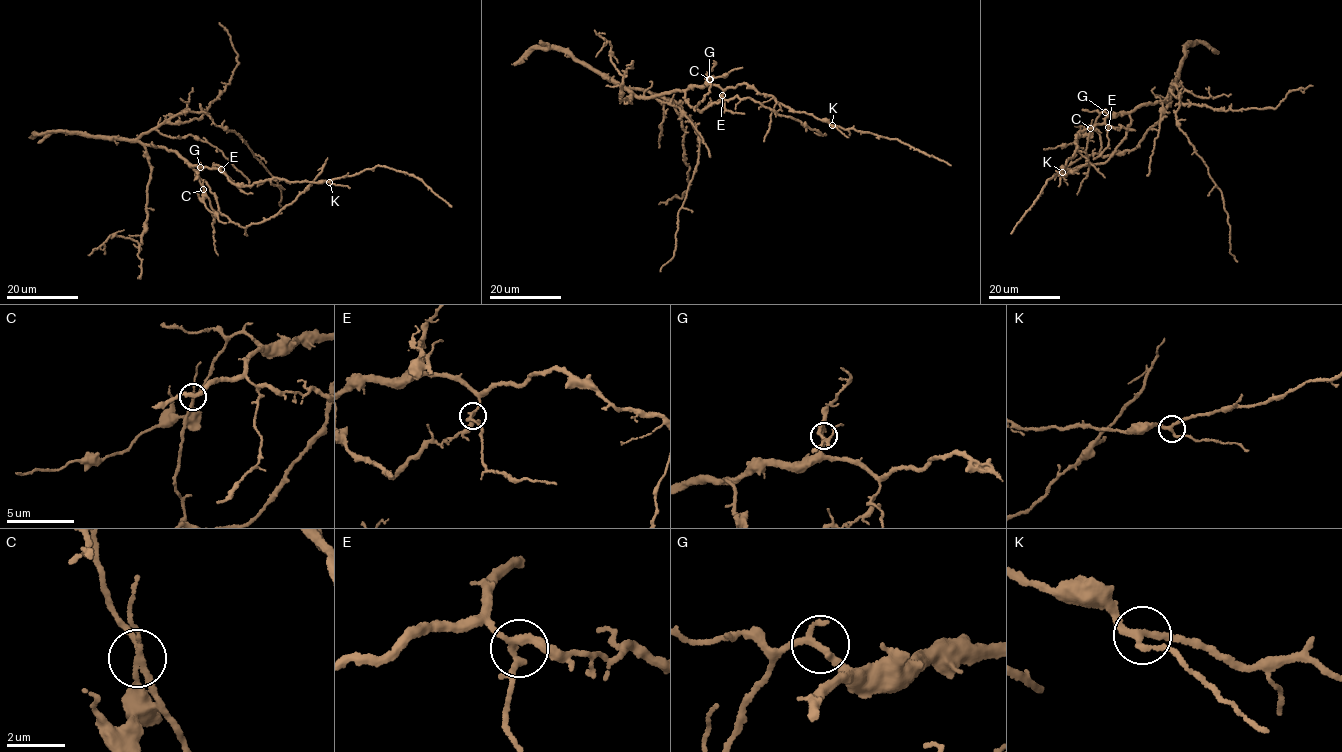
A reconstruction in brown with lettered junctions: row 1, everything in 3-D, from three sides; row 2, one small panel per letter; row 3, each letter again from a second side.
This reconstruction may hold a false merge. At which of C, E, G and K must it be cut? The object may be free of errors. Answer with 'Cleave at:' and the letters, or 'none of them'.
Cleave at: none of them

